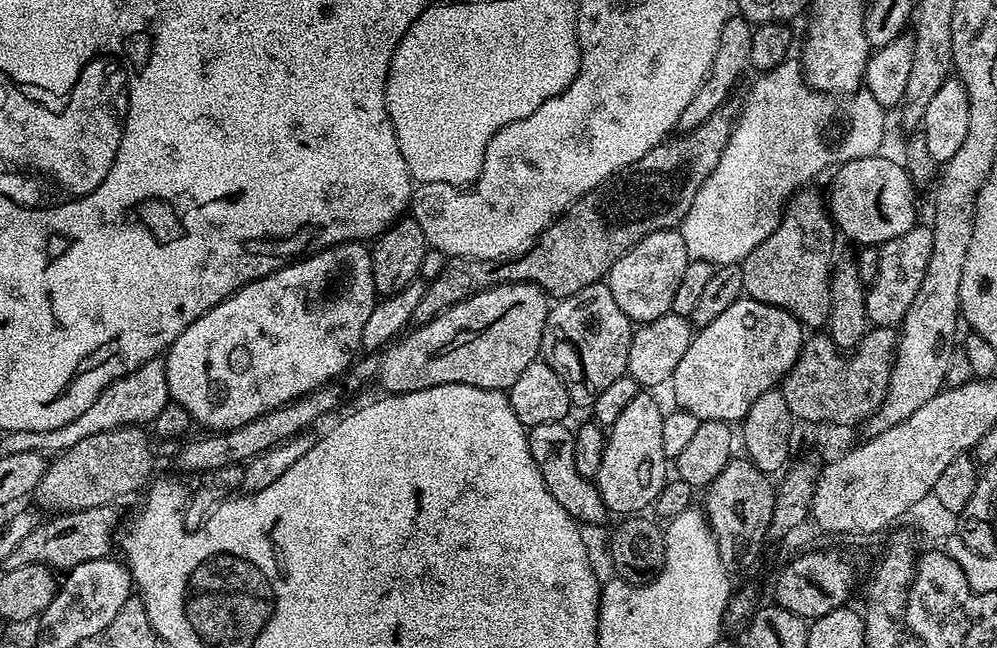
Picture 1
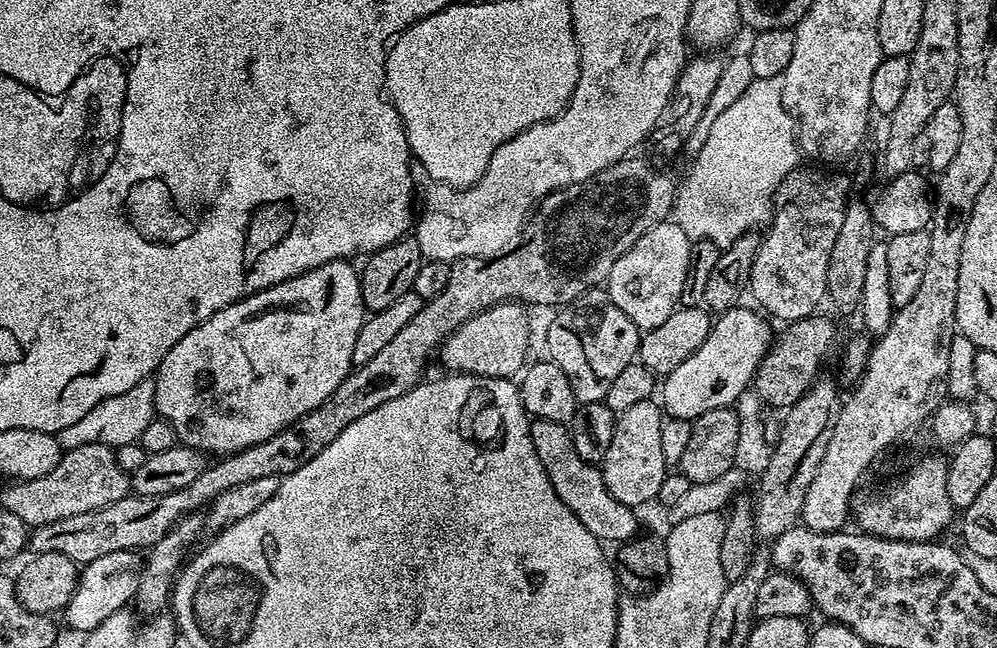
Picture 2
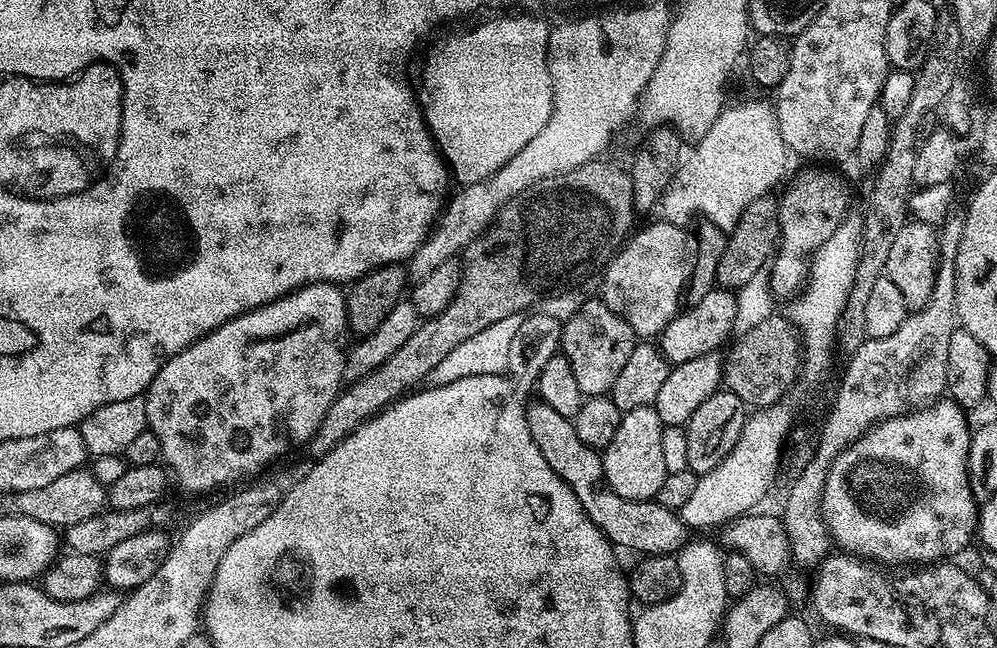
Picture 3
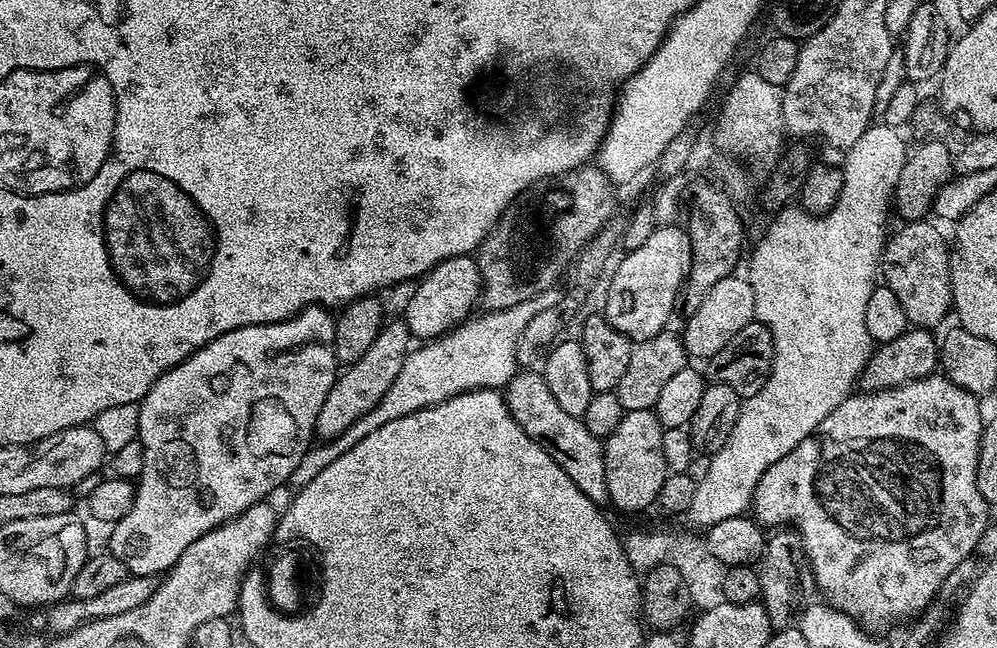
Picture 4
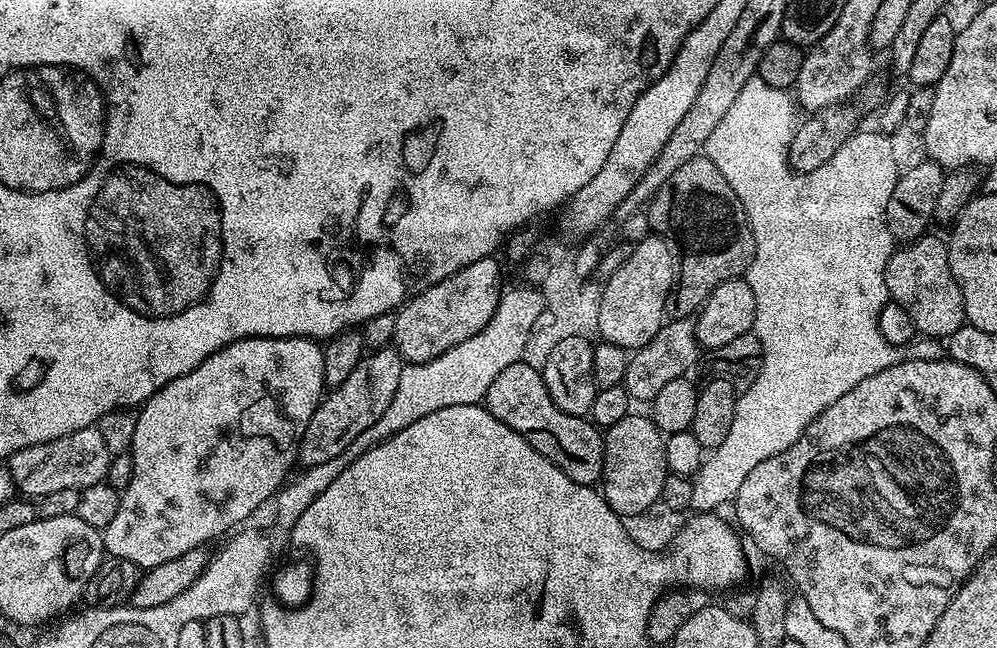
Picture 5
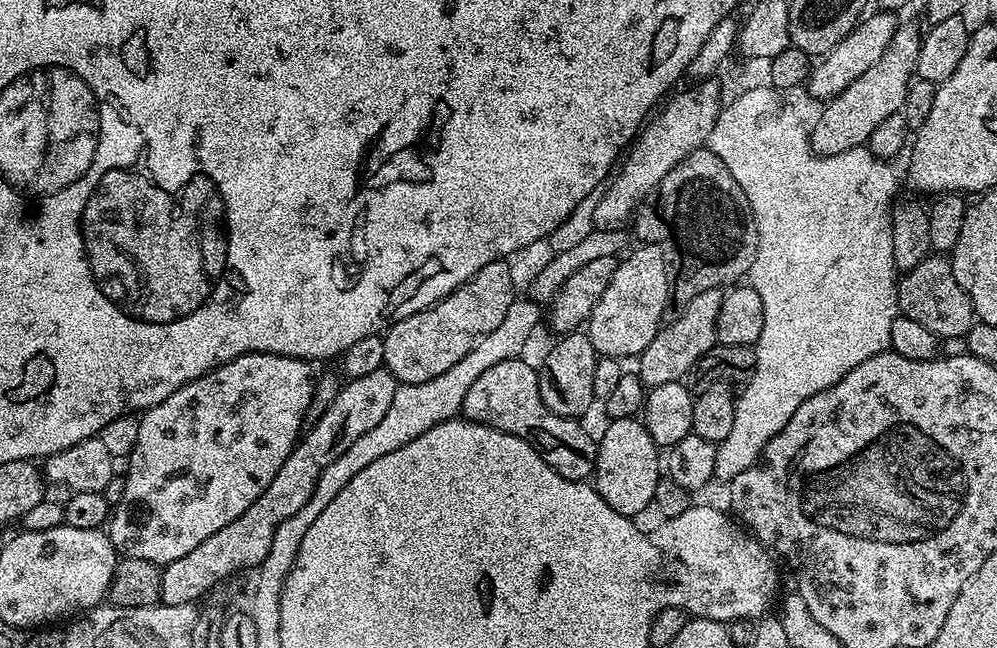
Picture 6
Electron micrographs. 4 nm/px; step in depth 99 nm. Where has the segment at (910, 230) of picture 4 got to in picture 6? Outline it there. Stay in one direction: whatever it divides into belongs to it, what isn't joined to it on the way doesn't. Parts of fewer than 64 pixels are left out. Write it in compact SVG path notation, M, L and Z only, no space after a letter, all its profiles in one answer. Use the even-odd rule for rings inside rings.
M930 254L918 266L907 269L899 277L896 290L896 306L899 315L922 322L938 338L944 336L967 337L976 320L972 299L958 286L958 278L952 273L952 261L944 254Z

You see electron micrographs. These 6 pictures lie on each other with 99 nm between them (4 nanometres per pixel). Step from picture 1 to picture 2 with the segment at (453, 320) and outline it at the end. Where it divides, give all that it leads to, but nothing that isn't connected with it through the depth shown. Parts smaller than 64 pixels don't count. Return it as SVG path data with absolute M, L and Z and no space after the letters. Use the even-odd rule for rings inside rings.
M506 300L462 322L462 326L454 329L438 349L438 357L448 367L445 369L452 374L469 376L515 377L529 359L528 312L525 305L515 300Z

